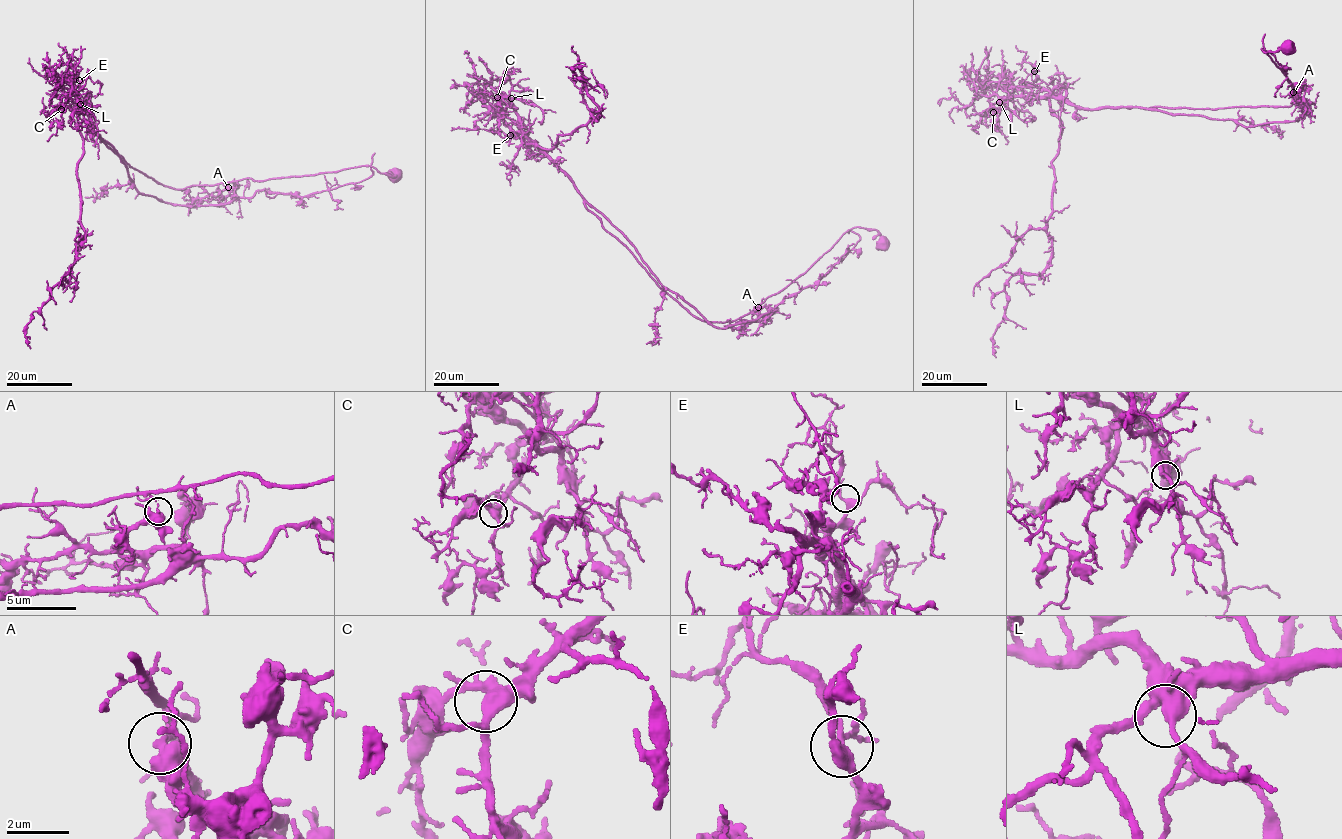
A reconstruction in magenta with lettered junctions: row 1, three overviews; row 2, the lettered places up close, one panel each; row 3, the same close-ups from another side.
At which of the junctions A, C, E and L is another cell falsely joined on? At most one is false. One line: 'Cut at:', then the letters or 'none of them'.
Cut at: A

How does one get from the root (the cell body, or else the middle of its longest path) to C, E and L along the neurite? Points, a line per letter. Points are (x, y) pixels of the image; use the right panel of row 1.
C: (1289, 46), (1261, 49), (1294, 89), (1285, 107), (1087, 109), (1030, 86), (1018, 86), (993, 112)
E: (1289, 46), (1266, 53), (1261, 49), (1294, 89), (1292, 104), (1285, 107), (1087, 109), (1031, 84), (1034, 71)
L: (1289, 46), (1261, 49), (1294, 89), (1285, 107), (1087, 109), (1052, 96), (999, 102)

